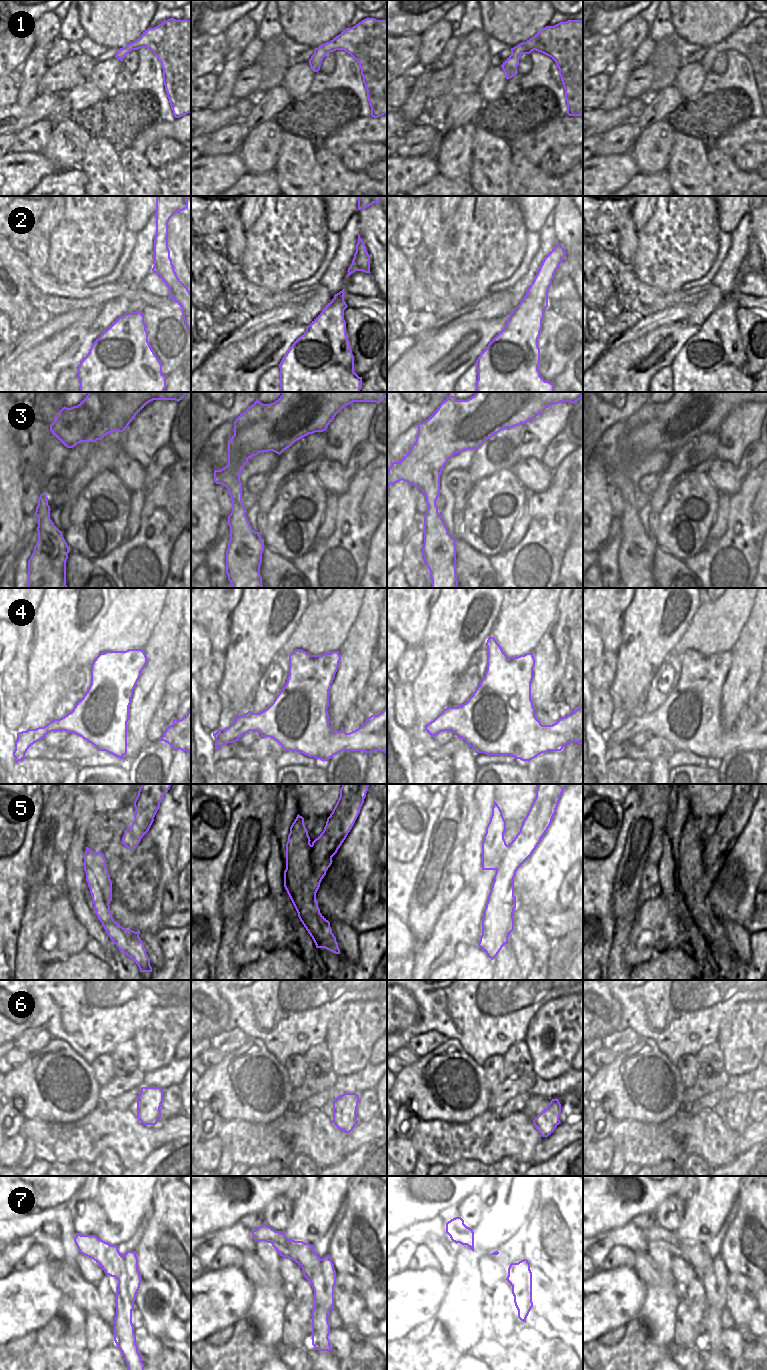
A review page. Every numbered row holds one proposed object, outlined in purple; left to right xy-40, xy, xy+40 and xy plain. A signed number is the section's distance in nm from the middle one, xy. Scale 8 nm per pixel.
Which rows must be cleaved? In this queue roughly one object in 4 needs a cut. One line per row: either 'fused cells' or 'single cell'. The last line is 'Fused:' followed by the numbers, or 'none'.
1: single cell
2: fused cells
3: single cell
4: single cell
5: fused cells
6: single cell
7: fused cells
Fused: 2, 5, 7

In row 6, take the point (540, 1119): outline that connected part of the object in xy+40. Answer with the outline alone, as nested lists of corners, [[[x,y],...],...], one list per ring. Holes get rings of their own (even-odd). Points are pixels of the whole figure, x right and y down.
[[[552,1099],[544,1111],[539,1113],[533,1120],[535,1128],[542,1137],[548,1137],[555,1128],[561,1123],[559,1116],[561,1114],[561,1104],[559,1099]]]

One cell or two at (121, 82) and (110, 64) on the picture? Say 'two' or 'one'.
two

